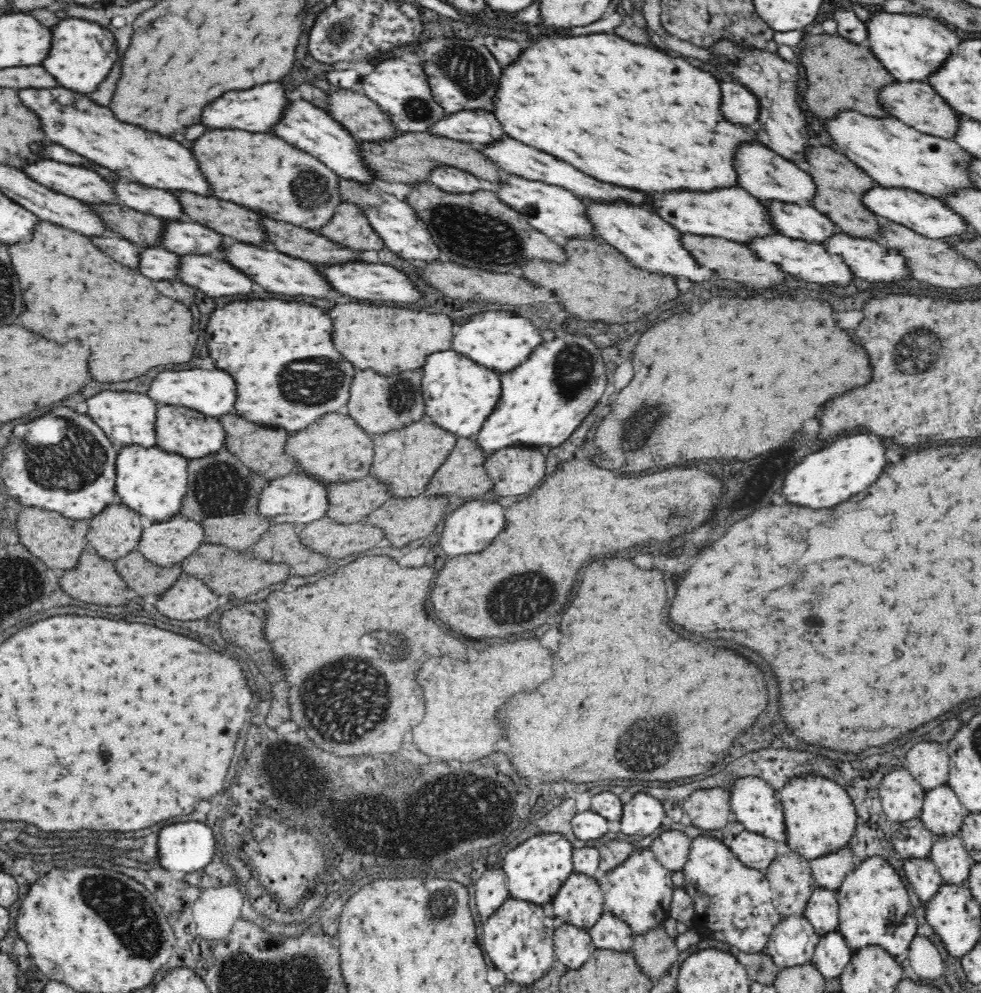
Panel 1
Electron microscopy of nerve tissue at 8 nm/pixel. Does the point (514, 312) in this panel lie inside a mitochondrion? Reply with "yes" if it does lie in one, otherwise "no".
no

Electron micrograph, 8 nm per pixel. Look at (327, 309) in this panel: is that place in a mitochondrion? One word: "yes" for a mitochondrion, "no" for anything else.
no

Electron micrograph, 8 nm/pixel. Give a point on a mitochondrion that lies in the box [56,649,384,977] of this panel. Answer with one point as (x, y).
(140, 930)

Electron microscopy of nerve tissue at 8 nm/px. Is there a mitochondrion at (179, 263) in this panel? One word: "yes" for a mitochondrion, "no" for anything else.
no

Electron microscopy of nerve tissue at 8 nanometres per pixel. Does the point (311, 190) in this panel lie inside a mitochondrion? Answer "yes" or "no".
yes

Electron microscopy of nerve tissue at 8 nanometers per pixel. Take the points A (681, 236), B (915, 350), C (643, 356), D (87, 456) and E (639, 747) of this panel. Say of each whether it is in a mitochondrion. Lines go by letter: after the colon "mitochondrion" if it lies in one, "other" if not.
A: other
B: mitochondrion
C: other
D: mitochondrion
E: mitochondrion

